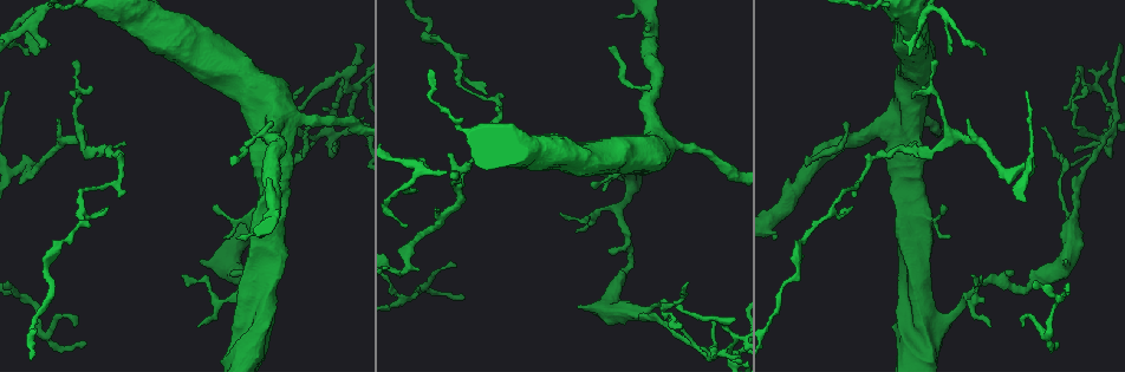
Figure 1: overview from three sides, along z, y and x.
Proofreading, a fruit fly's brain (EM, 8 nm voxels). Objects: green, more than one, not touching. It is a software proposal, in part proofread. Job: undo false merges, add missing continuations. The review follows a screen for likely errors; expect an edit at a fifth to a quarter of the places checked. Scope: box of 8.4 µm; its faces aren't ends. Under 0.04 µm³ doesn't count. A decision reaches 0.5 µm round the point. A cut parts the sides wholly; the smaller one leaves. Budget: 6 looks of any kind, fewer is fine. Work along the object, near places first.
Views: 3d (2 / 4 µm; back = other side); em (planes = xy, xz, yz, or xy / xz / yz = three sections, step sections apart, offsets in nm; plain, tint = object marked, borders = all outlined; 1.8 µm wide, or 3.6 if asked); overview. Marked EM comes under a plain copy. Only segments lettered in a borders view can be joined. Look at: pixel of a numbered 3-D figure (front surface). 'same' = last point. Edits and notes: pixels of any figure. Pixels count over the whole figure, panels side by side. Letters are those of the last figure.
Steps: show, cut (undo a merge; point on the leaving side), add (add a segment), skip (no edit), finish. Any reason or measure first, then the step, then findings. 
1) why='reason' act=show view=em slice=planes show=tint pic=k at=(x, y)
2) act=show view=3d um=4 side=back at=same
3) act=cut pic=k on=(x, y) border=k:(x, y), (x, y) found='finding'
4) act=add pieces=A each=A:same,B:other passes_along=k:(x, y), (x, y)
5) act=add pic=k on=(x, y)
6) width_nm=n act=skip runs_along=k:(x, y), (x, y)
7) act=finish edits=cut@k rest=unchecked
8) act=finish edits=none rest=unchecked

why='stops while still wide' act=show view=em slice=planes show=borders pic=1 at=(577, 307)

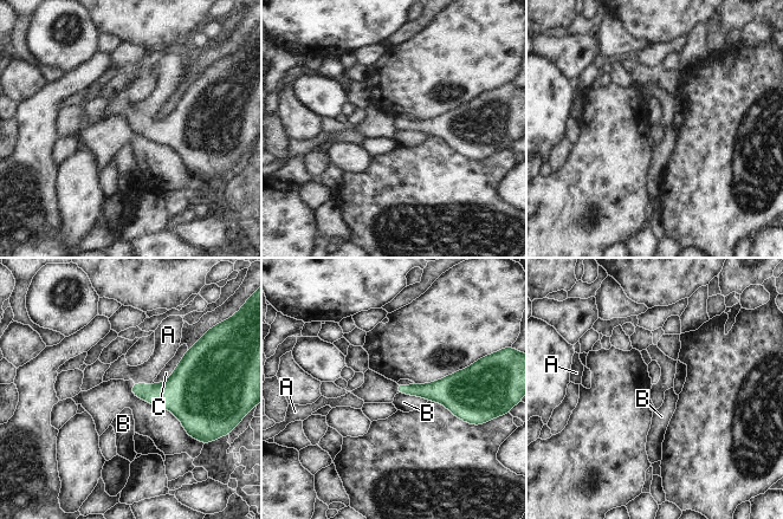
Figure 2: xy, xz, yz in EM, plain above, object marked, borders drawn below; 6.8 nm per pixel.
act=add pieces=A each=A:same,B:other,C:other passes_along=2:(179, 394), (143, 384), (146, 374) found='the neuron continues'

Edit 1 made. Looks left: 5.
act=show view=overview

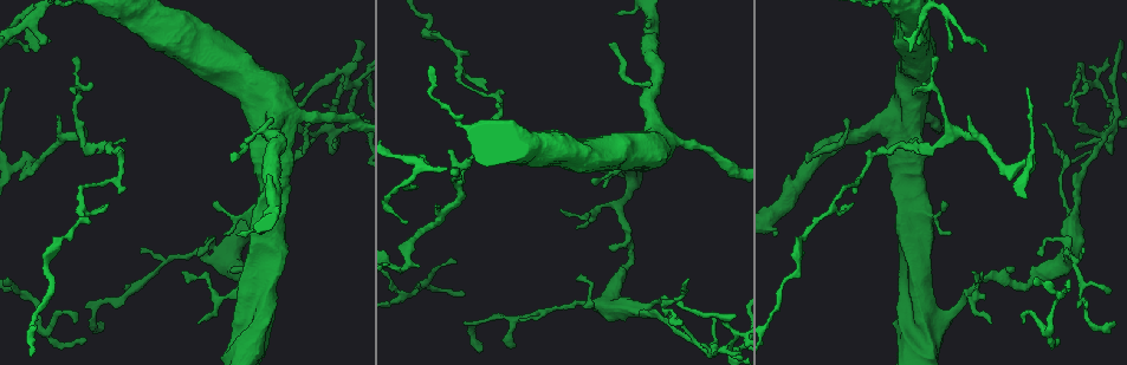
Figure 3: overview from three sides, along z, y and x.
why='tapers out' act=show view=3d um=2 pic=3 at=(924, 83)

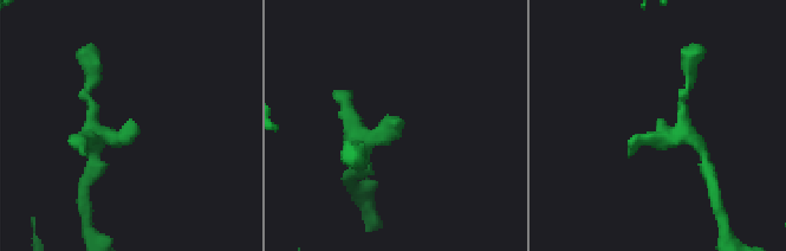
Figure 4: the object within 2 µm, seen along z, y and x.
act=show view=em slice=yz step=4 show=borders pic=4 at=(399, 118)

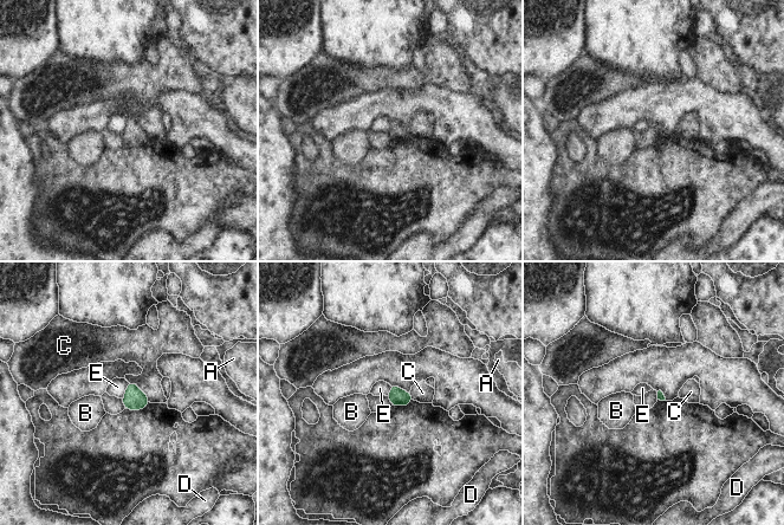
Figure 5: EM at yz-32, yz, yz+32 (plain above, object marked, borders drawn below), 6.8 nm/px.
act=show view=em slice=planes show=borders at=same

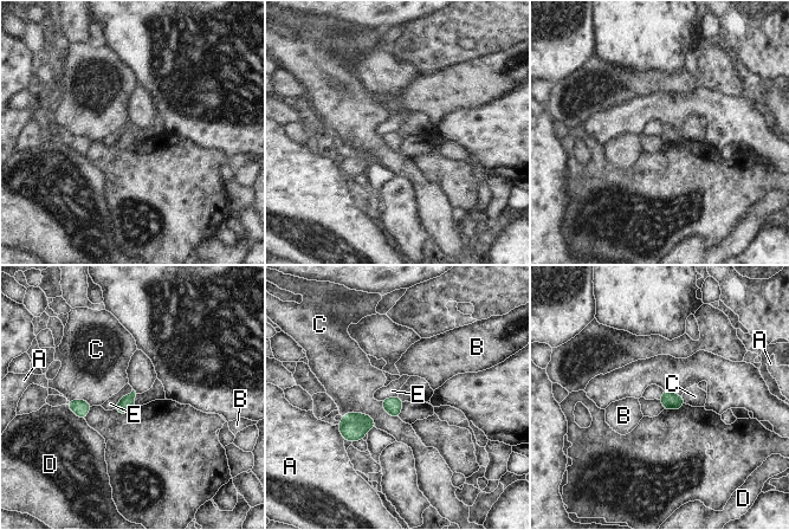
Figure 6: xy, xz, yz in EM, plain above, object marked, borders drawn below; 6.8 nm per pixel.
width_nm=100 act=skip each=A:other,B:other,C:other,D:other,E:other border=6:(133, 389), (114, 408) found='no lettered segment goes on from it'

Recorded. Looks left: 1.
act=finish edits=add@2 rest=unchecked

